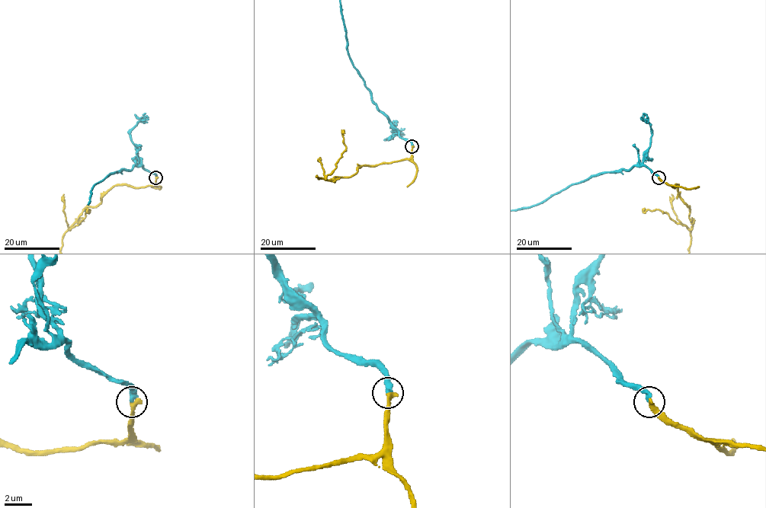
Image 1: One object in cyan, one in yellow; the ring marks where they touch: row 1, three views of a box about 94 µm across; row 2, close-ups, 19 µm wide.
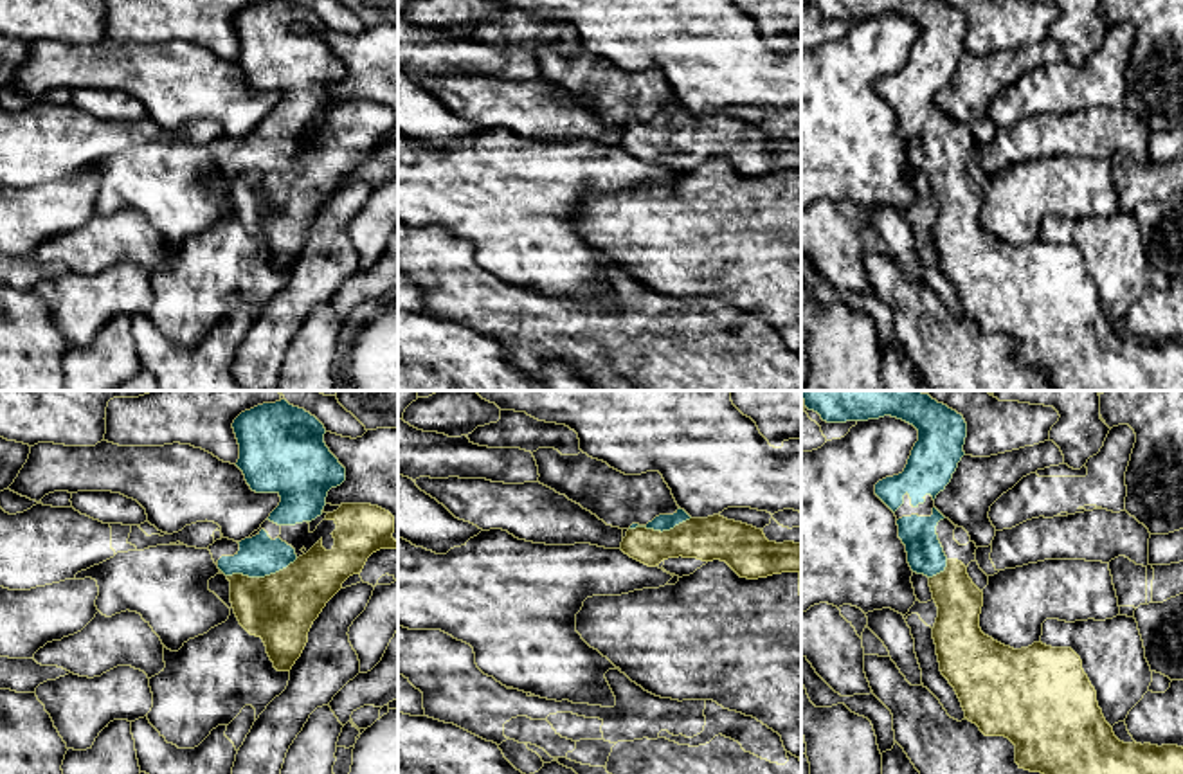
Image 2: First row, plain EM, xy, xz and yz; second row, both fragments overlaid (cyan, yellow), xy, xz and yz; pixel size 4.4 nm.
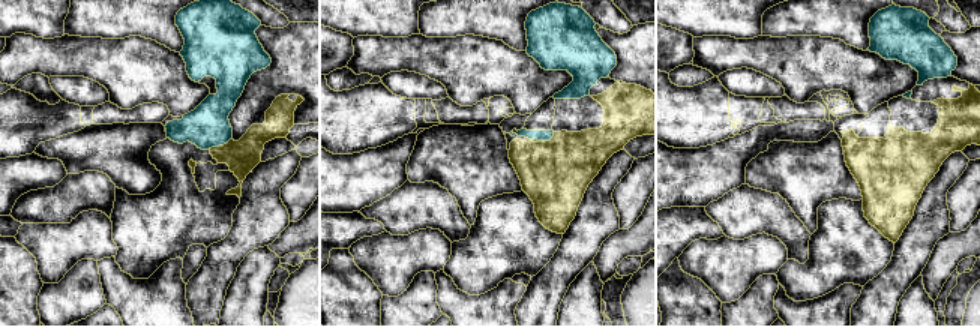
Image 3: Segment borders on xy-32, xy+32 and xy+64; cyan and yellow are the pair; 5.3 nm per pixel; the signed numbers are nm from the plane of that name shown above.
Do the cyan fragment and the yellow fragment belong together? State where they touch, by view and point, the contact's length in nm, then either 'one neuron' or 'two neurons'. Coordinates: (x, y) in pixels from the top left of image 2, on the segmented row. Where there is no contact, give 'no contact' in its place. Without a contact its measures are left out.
contact xy (261, 576); length 340 nm; one neuron

